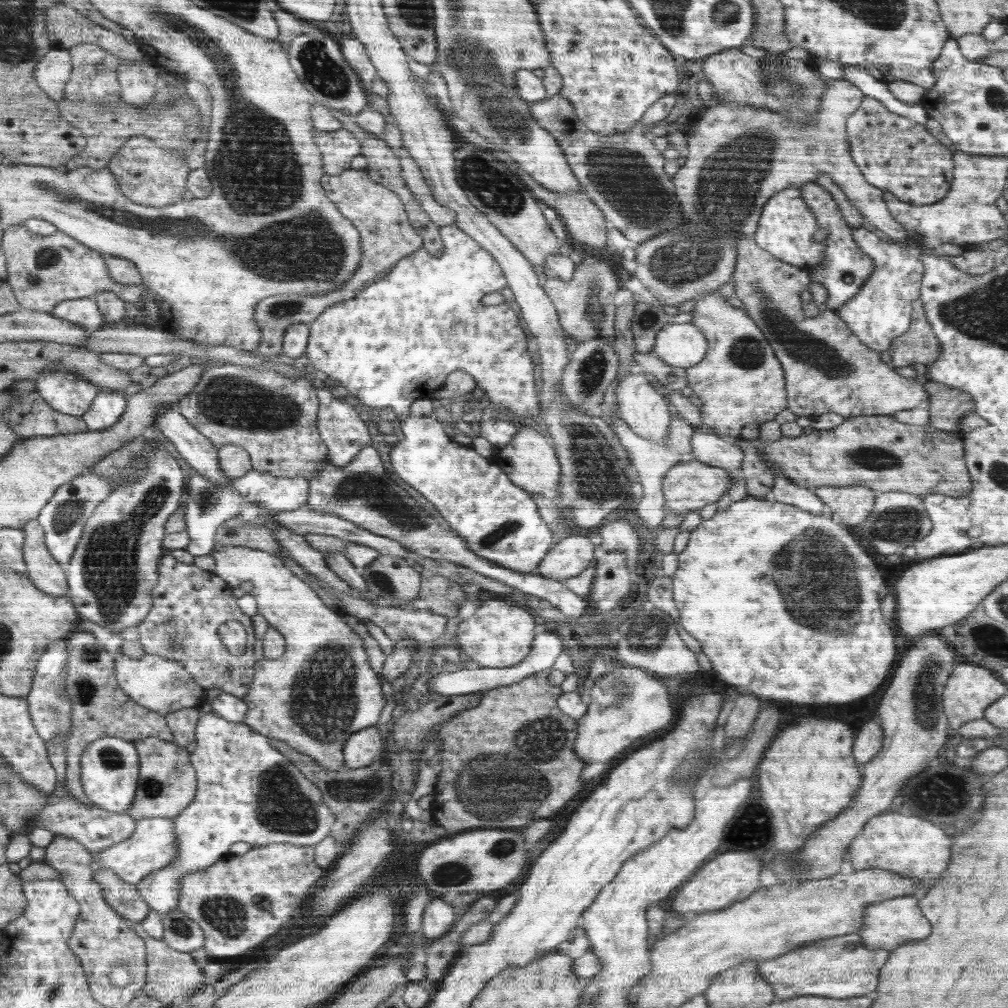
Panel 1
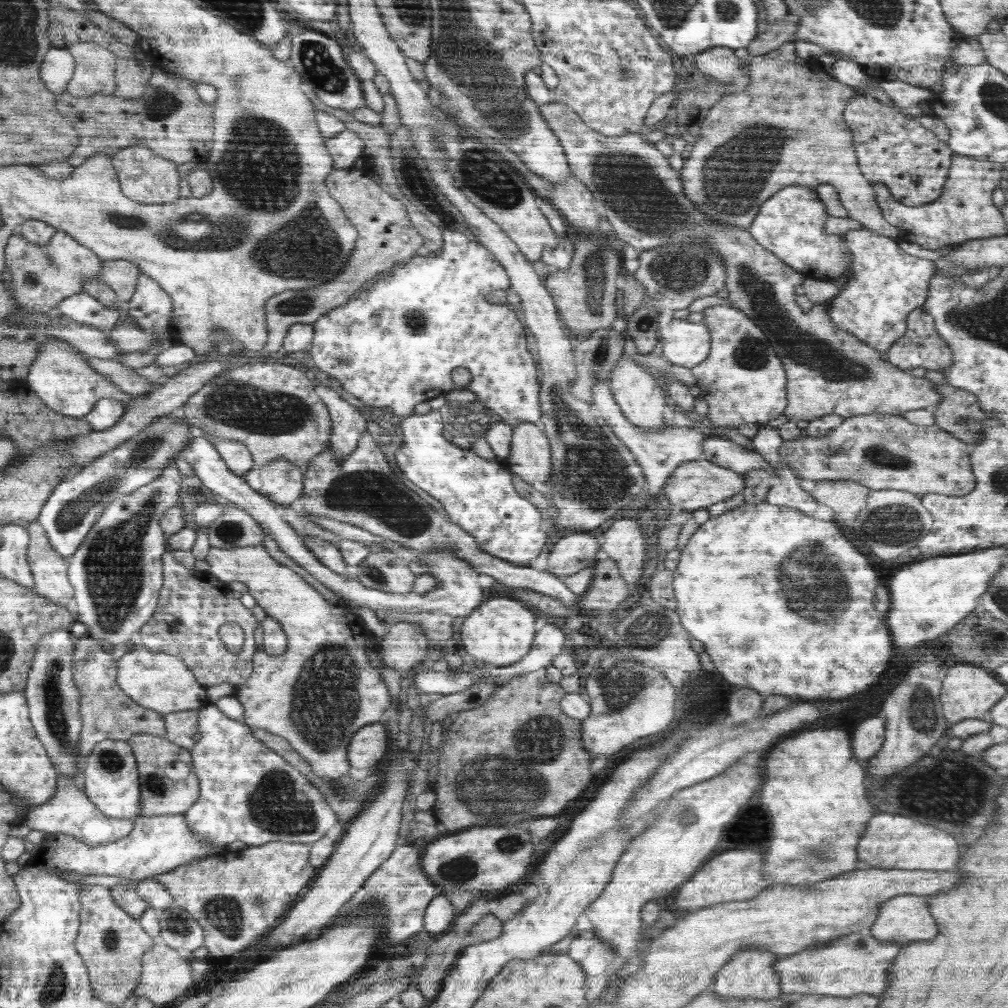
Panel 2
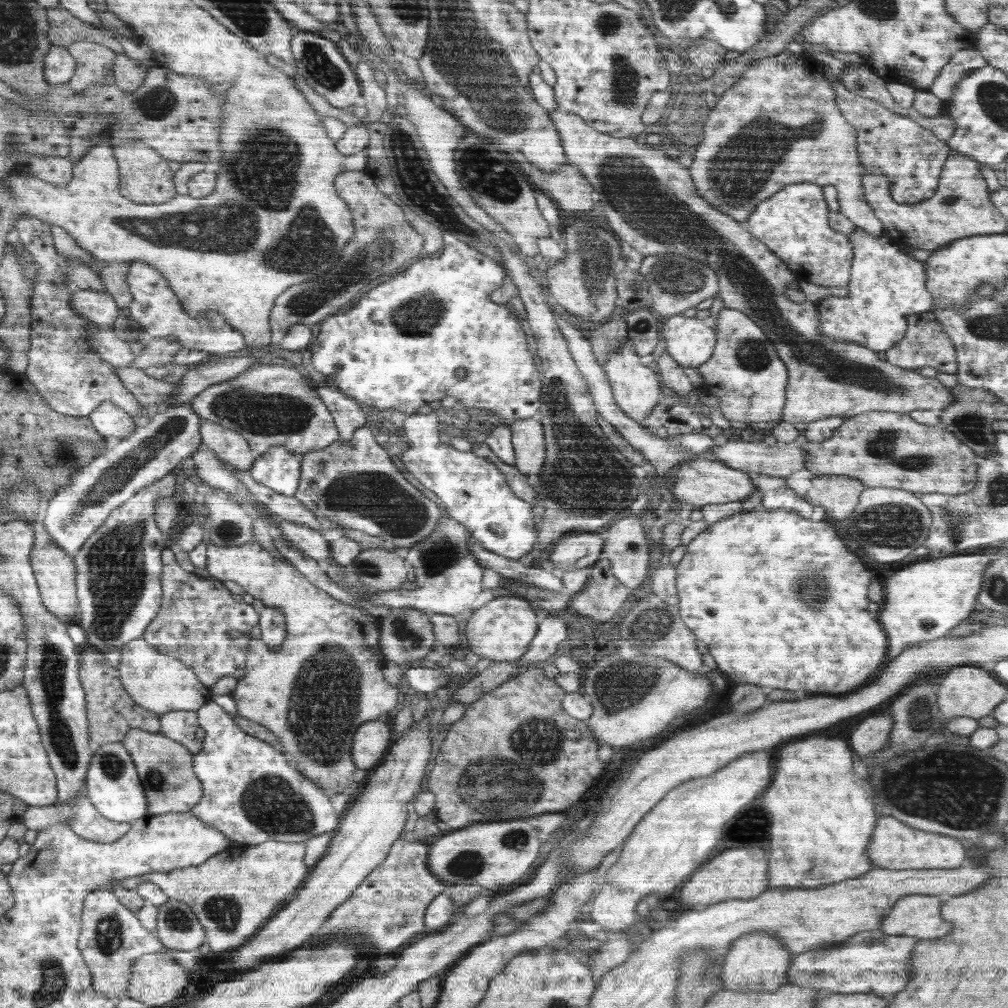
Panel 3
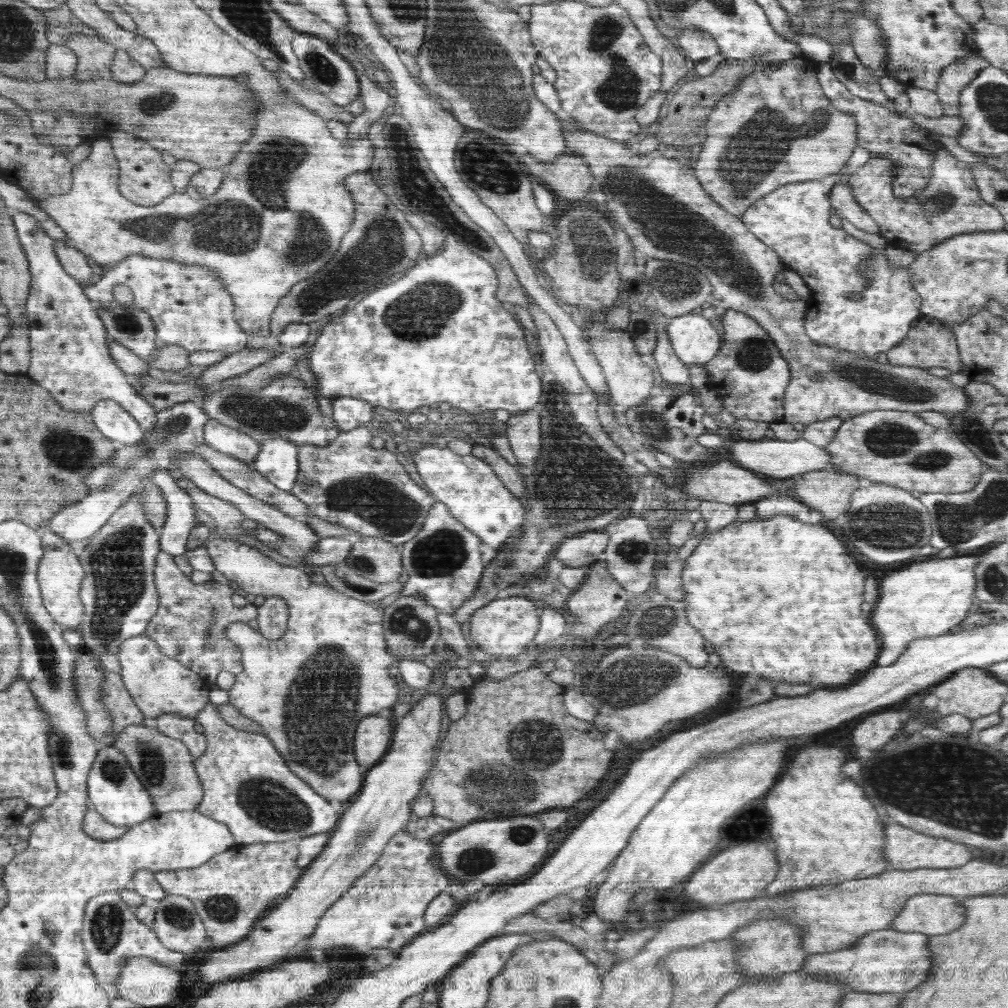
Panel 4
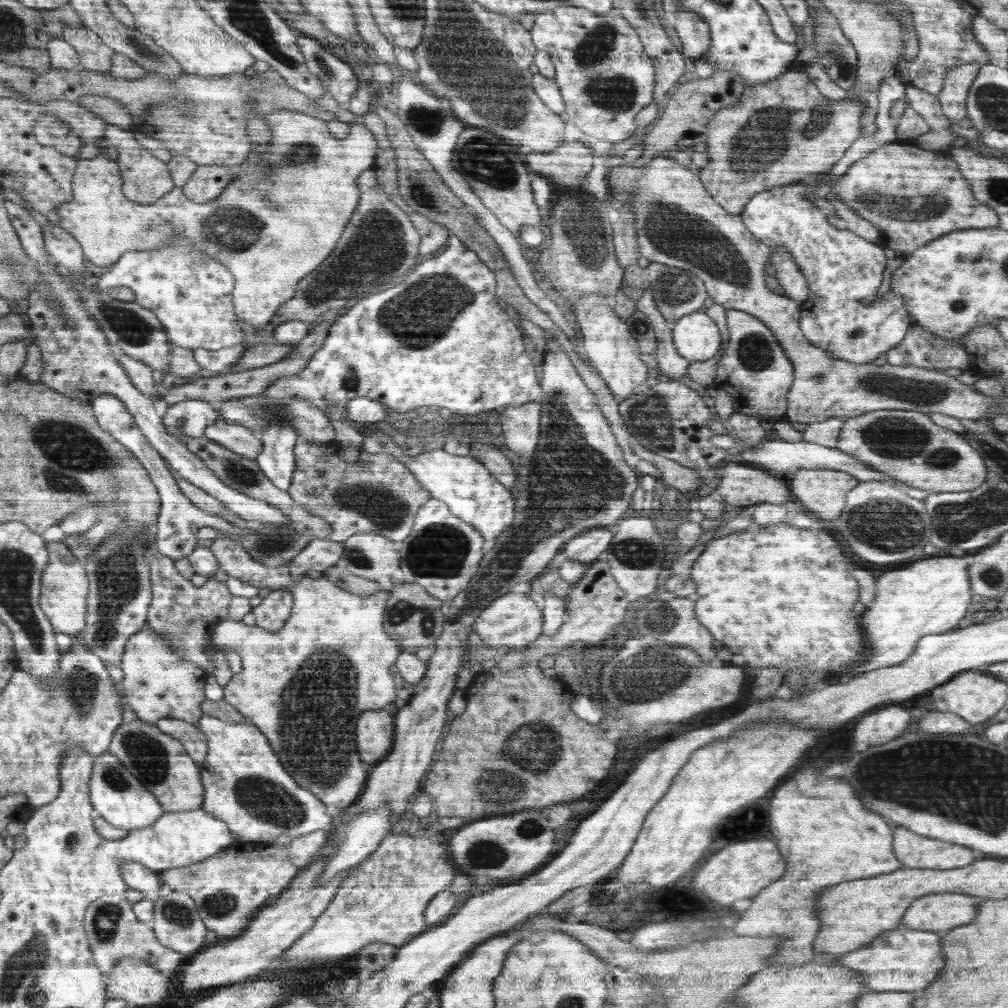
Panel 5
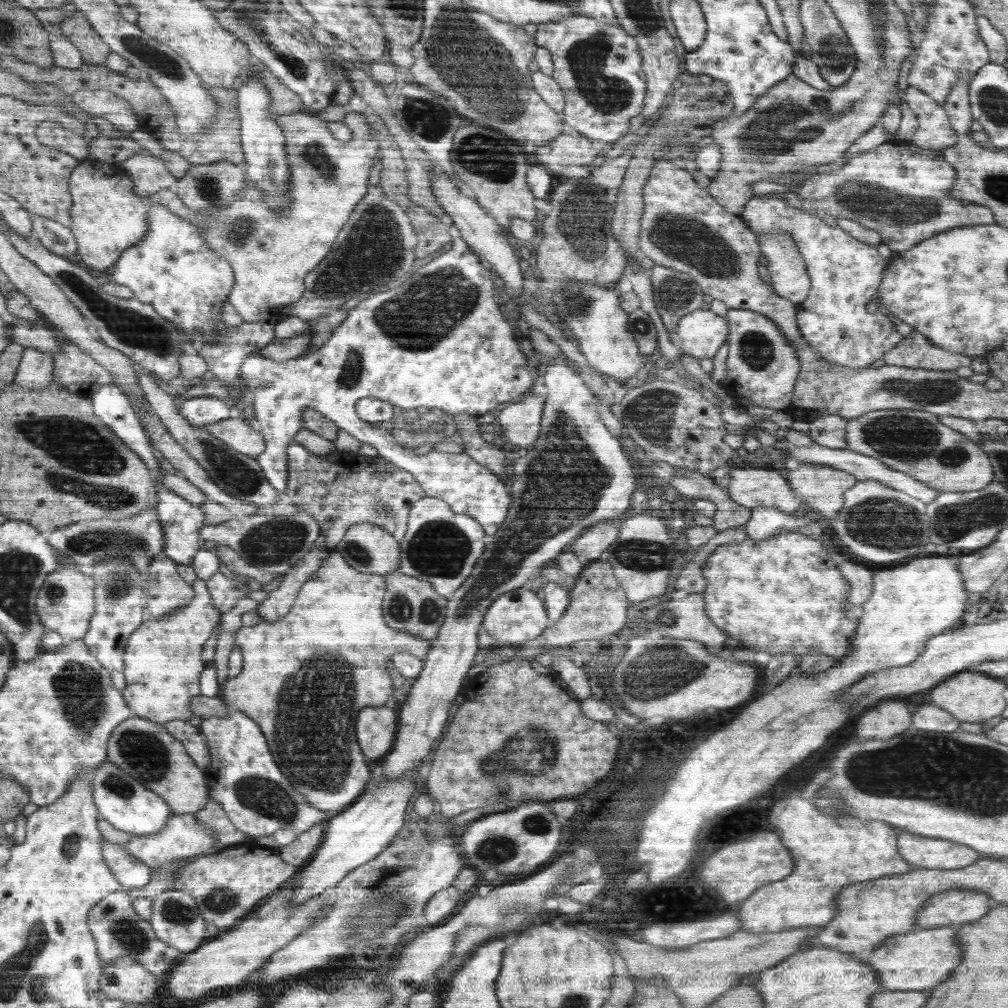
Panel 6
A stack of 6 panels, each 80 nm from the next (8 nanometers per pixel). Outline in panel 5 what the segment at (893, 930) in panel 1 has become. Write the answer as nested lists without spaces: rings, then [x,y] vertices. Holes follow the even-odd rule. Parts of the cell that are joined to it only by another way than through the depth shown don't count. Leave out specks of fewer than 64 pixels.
[[[943,892],[914,900],[901,918],[901,927],[946,934],[967,925],[976,916],[977,906],[984,900],[960,892]]]

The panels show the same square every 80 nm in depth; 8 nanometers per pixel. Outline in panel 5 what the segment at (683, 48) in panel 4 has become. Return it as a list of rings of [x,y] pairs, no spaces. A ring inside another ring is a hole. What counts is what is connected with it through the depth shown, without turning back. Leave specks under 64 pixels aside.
[[[676,13],[671,18],[673,28],[678,33],[682,43],[682,53],[690,60],[696,60],[708,53],[711,37],[706,22],[694,13]]]

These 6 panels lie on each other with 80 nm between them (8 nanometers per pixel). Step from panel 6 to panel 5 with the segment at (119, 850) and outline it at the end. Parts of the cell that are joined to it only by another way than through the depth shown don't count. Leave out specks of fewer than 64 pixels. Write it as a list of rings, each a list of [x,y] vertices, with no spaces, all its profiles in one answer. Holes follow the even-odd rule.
[[[123,862],[121,864],[122,878],[128,888],[143,892],[146,898],[160,897],[160,880],[158,872],[150,870],[146,865],[138,862]]]

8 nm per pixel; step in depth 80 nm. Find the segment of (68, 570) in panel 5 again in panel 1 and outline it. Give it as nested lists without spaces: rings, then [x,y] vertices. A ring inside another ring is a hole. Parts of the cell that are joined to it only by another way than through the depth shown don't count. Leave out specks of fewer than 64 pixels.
[[[38,519],[29,520],[23,530],[26,536],[24,559],[28,565],[27,576],[39,589],[52,596],[68,596],[66,567],[62,567],[46,548],[45,533]]]

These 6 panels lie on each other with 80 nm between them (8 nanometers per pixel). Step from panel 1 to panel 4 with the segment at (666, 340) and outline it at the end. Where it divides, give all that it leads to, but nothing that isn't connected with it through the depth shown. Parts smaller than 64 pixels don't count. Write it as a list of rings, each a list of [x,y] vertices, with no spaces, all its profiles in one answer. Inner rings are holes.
[[[688,313],[674,317],[666,332],[676,356],[688,365],[707,363],[720,348],[718,332],[702,315]]]

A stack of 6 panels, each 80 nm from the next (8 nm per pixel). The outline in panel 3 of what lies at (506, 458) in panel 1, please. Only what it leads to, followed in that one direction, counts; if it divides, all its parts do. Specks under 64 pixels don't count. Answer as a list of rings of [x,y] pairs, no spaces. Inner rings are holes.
[[[540,414],[534,415],[533,418],[517,420],[510,428],[511,443],[515,452],[513,466],[526,476],[540,475],[547,454]]]

